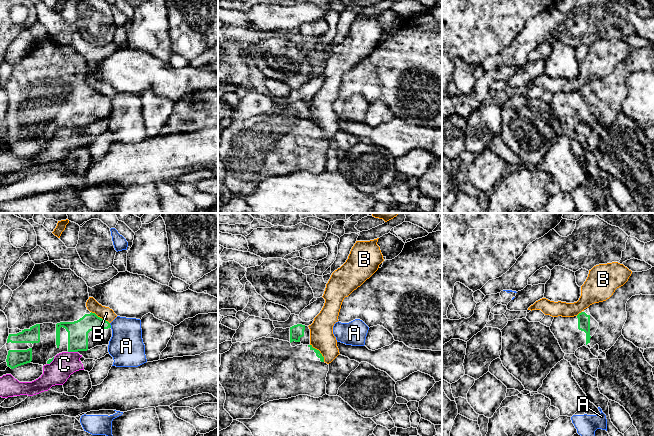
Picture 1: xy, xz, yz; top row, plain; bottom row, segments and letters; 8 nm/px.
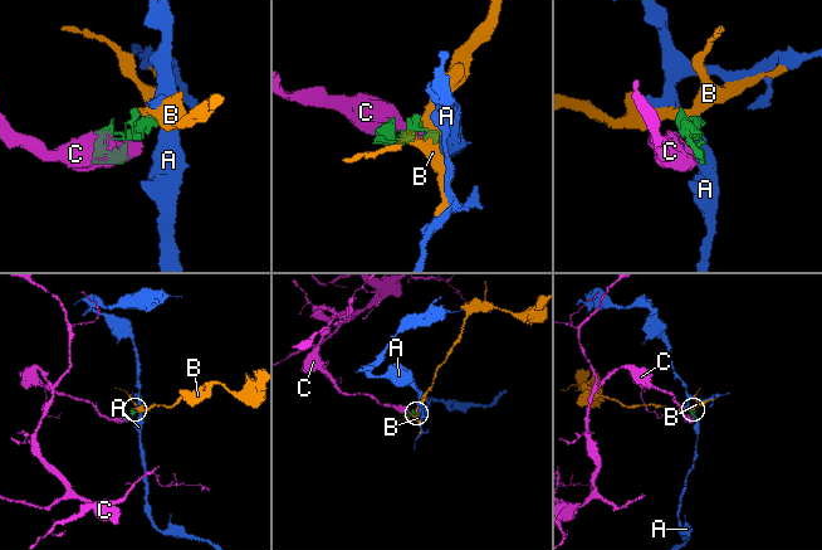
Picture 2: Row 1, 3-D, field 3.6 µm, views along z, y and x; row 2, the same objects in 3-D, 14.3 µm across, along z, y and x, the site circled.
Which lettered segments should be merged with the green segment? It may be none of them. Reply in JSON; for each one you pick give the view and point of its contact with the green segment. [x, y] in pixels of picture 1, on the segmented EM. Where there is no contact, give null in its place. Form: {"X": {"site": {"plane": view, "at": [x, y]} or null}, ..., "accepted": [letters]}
{"accepted": []}

